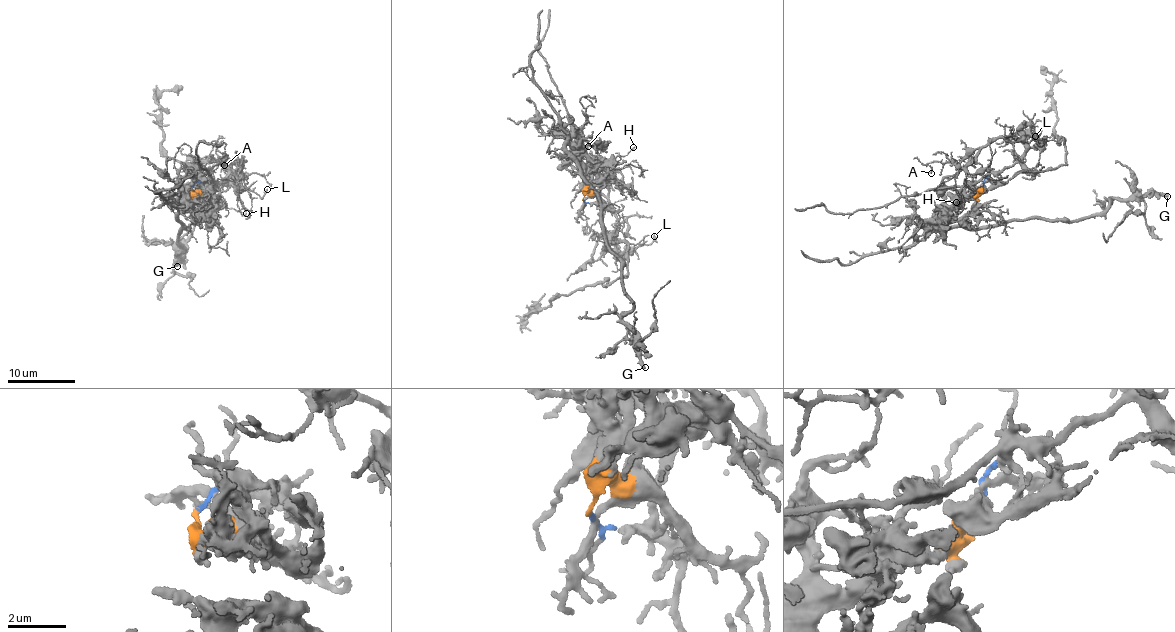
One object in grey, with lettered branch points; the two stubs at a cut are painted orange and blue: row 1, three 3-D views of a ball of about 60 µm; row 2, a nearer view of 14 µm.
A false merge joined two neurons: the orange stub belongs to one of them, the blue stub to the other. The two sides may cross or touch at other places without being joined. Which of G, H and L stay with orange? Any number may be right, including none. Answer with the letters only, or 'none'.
G

